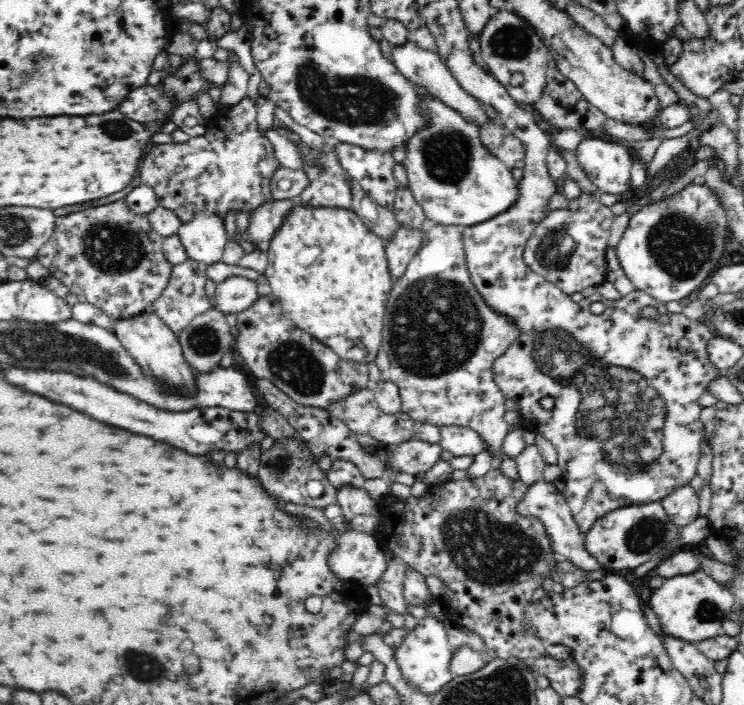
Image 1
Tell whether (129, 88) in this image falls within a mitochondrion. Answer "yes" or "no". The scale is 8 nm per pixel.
no

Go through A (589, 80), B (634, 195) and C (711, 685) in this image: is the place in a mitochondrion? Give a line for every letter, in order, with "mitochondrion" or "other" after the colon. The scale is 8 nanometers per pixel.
A: other
B: other
C: other

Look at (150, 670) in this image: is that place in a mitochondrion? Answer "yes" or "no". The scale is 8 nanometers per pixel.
yes

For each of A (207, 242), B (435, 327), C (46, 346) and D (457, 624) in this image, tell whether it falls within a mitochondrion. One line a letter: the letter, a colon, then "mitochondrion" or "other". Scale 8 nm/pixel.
A: other
B: mitochondrion
C: mitochondrion
D: other

